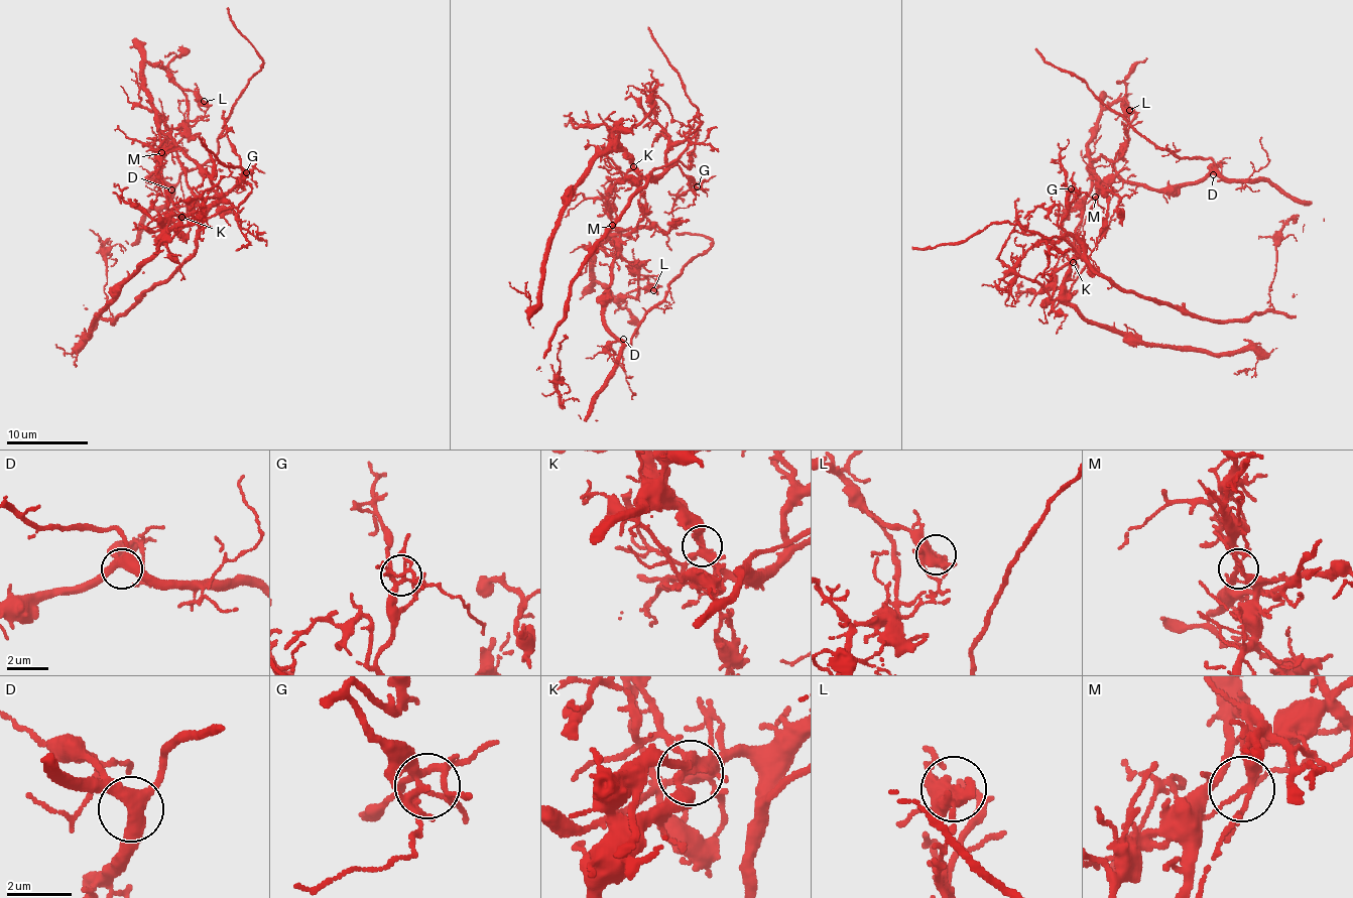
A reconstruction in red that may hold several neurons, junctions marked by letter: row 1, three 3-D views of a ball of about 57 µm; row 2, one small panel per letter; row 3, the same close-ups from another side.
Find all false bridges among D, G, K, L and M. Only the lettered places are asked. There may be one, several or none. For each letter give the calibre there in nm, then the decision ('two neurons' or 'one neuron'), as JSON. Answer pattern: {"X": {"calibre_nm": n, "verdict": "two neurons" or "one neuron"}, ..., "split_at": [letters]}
{"D": {"calibre_nm": 400, "verdict": "one neuron"}, "G": {"calibre_nm": 200, "verdict": "one neuron"}, "K": {"calibre_nm": 300, "verdict": "two neurons"}, "L": {"calibre_nm": 420, "verdict": "two neurons"}, "M": {"calibre_nm": 190, "verdict": "two neurons"}, "split_at": ["K", "L", "M"]}

